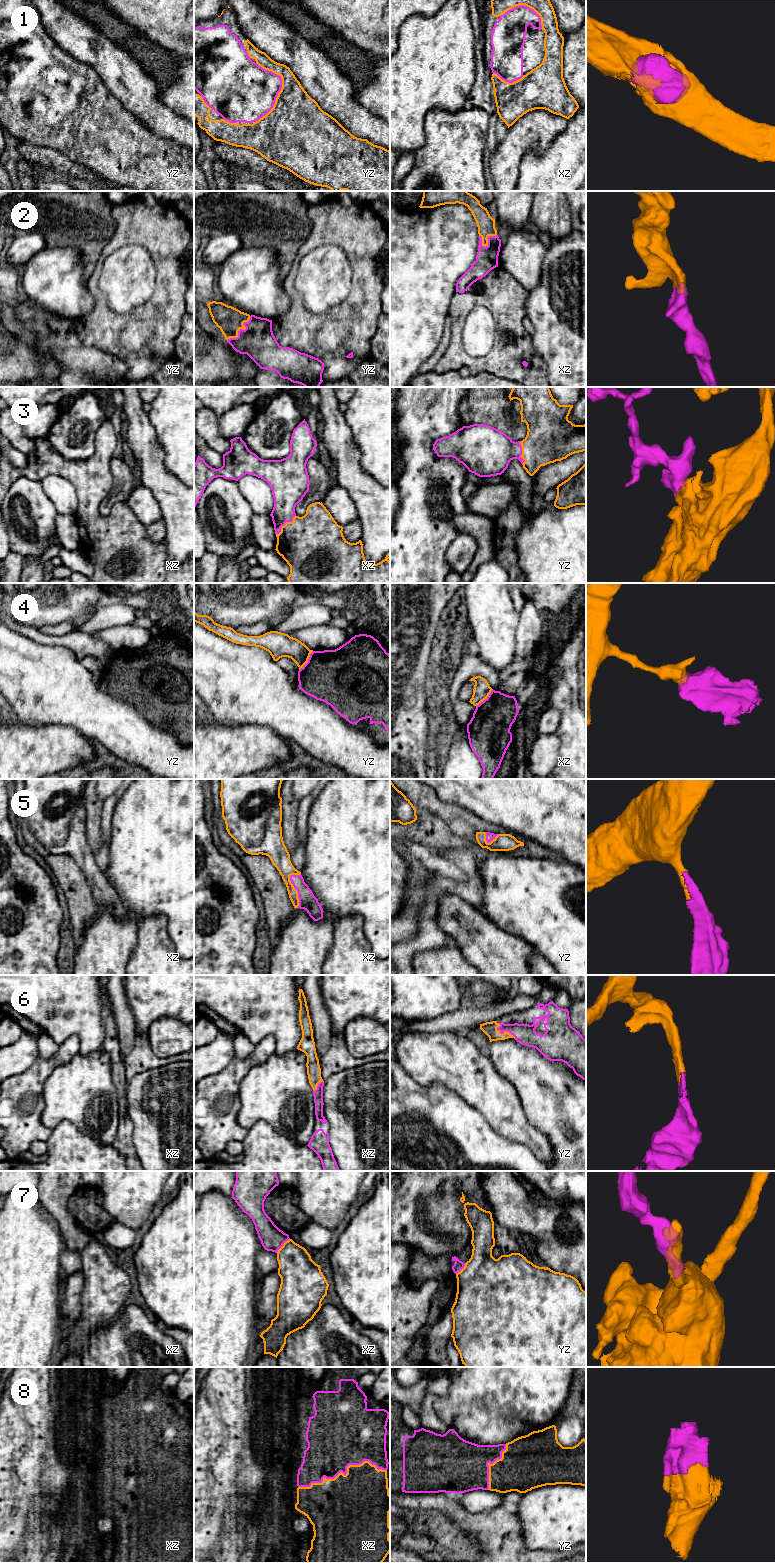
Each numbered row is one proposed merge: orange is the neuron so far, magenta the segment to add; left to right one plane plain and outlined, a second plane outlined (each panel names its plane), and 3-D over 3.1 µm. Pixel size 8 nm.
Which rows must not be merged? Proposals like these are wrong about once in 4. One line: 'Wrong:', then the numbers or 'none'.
Wrong: 4, 7

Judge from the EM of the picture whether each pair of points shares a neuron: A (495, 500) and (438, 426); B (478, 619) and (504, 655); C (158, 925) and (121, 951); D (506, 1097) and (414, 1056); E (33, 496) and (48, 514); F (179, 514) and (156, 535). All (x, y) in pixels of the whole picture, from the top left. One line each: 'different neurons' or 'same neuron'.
A: different neurons
B: same neuron
C: different neurons
D: same neuron
E: same neuron
F: different neurons

